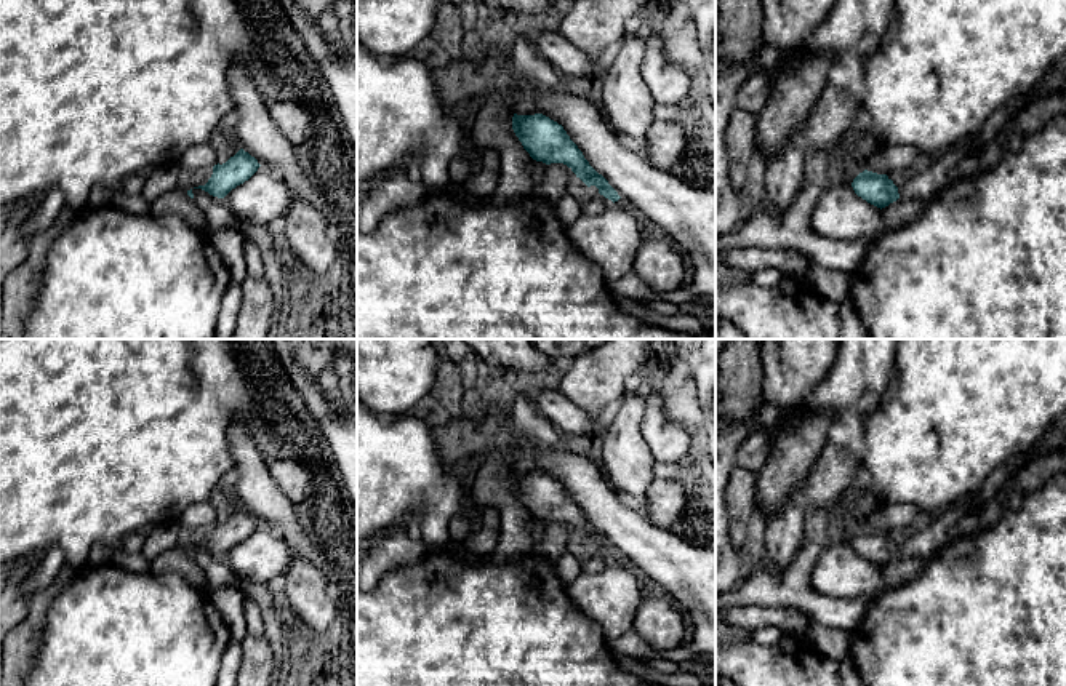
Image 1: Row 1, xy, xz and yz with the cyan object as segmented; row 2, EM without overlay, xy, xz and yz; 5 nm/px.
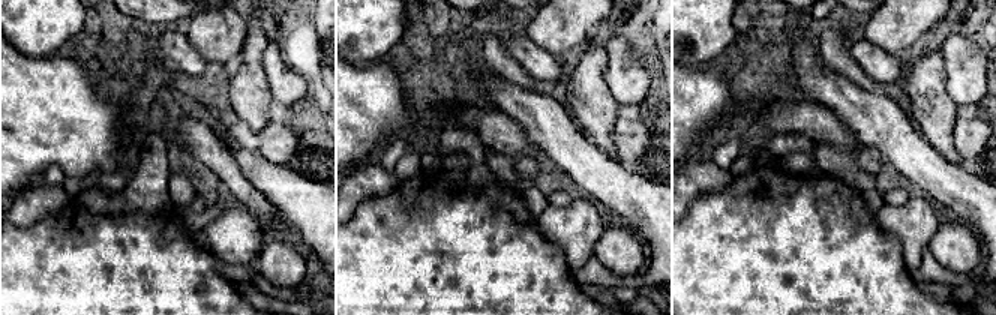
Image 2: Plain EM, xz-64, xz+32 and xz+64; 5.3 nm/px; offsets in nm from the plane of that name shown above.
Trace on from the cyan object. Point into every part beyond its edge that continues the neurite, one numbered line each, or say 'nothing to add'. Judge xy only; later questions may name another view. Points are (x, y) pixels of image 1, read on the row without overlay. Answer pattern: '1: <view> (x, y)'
nothing to add

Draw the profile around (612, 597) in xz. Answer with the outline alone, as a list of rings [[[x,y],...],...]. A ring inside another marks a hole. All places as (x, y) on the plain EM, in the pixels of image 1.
[[[619,563],[597,574],[583,572],[568,584],[568,595],[579,611],[600,625],[607,641],[634,628],[635,612],[643,601],[639,580]]]

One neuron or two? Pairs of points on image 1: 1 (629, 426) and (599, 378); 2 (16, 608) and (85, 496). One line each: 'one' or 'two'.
1: two
2: two

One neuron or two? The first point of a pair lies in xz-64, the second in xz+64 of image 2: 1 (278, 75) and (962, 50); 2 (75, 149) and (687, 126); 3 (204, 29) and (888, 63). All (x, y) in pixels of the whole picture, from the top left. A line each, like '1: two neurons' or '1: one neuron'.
1: one neuron
2: one neuron
3: two neurons

